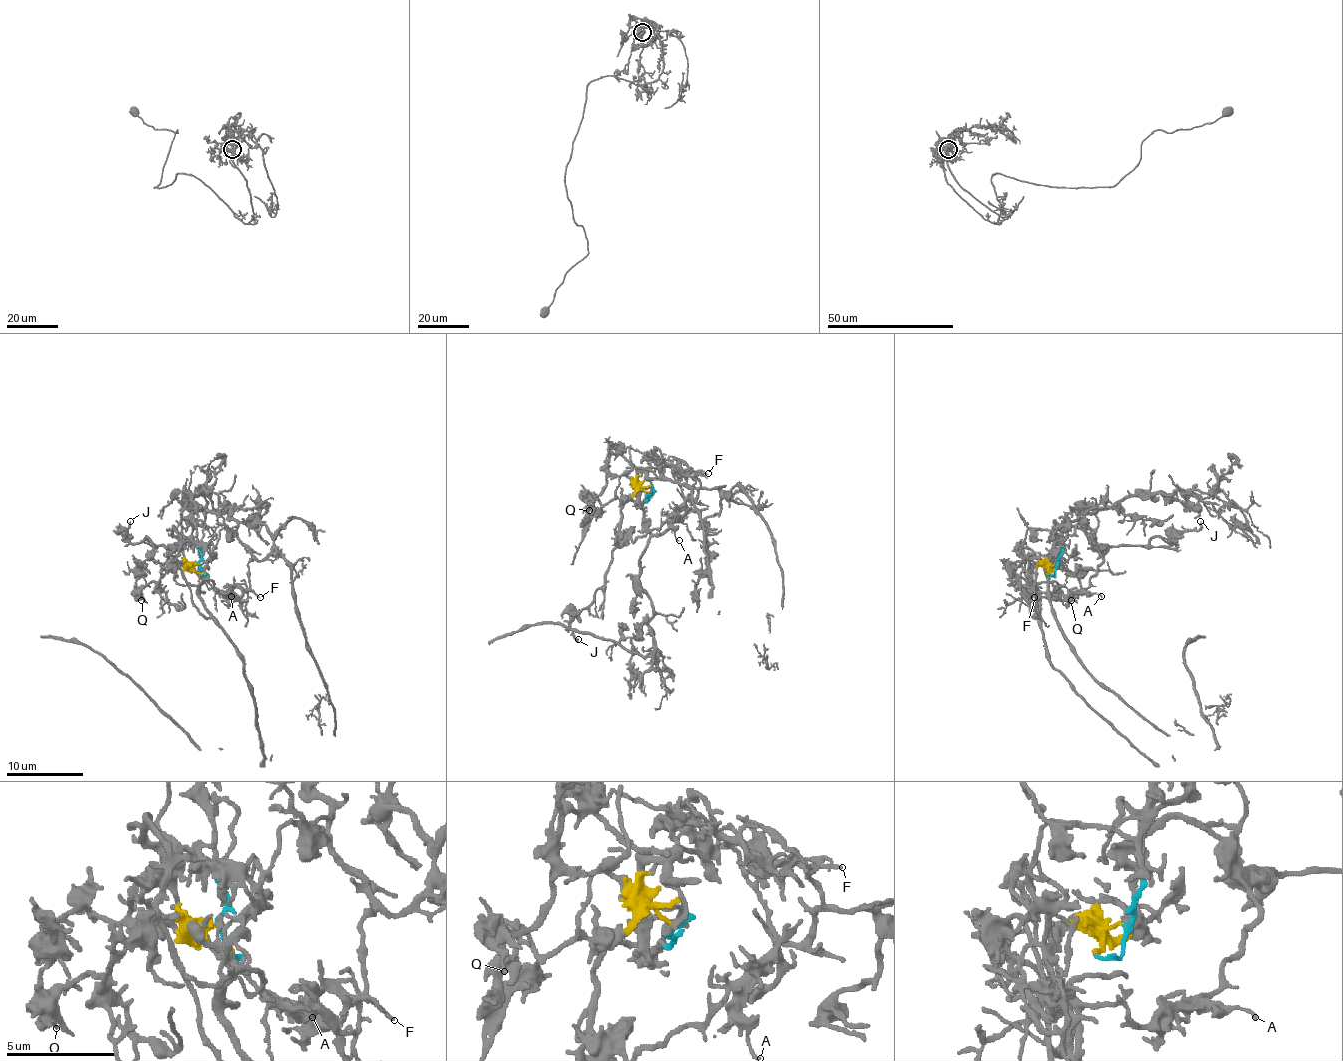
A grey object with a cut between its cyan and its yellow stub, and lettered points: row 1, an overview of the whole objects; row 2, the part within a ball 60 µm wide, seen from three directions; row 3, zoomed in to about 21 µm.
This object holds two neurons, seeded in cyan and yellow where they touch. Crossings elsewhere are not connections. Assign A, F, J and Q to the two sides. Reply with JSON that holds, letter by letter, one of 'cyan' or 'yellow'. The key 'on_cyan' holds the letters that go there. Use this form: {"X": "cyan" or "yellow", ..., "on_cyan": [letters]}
{"A": "yellow", "F": "cyan", "J": "yellow", "Q": "yellow", "on_cyan": ["F"]}

